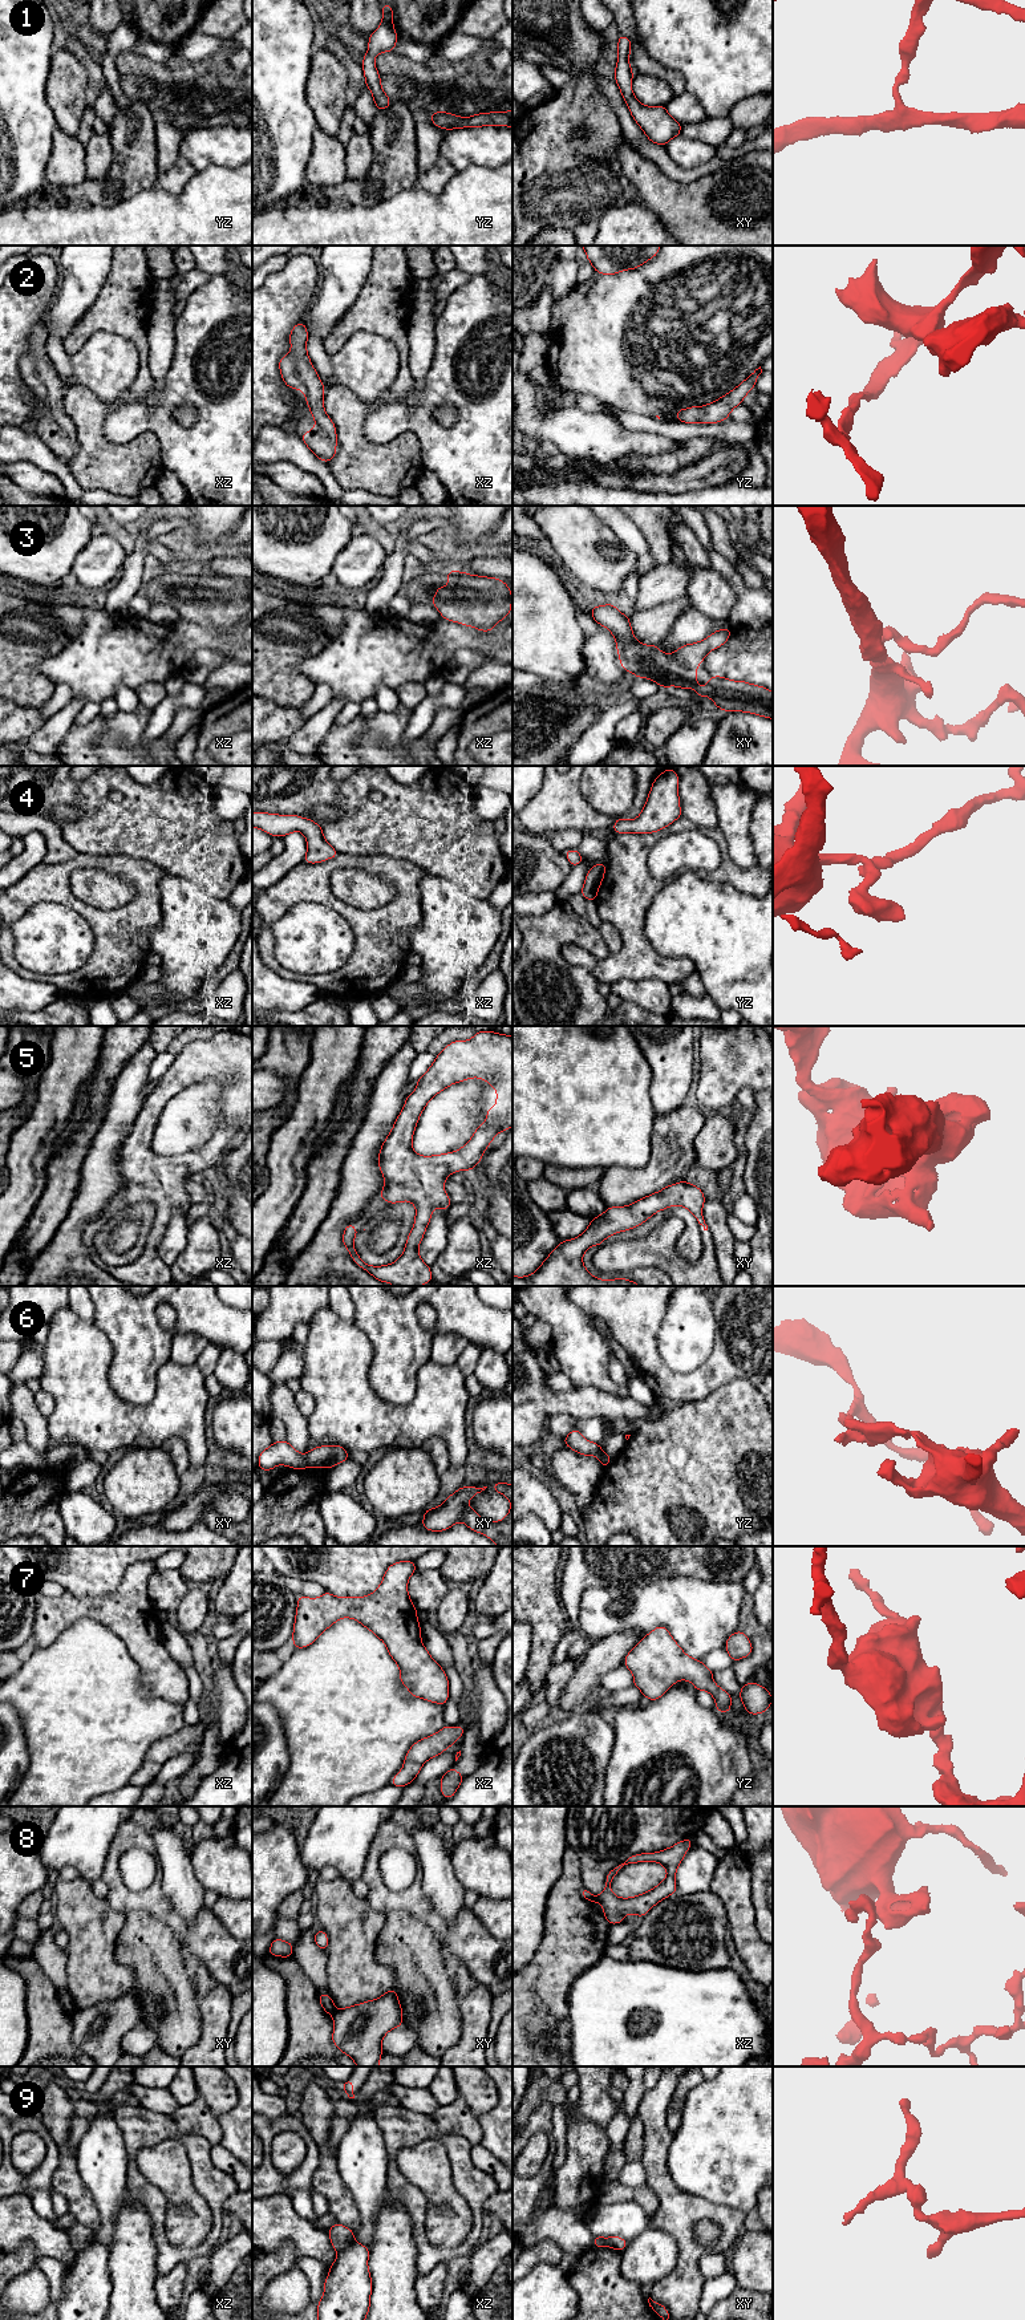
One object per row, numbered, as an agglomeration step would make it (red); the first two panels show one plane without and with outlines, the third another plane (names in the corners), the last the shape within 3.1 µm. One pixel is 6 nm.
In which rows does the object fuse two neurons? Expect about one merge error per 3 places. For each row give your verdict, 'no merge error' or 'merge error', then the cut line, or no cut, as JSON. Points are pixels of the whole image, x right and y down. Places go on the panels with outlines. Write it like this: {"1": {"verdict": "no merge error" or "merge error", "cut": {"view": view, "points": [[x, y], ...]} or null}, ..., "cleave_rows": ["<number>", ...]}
{"1": {"verdict": "no merge error", "cut": null}, "2": {"verdict": "no merge error", "cut": null}, "3": {"verdict": "no merge error", "cut": null}, "4": {"verdict": "no merge error", "cut": null}, "5": {"verdict": "no merge error", "cut": null}, "6": {"verdict": "merge error", "cut": {"view": "xy", "points": [[304, 1455], [308, 1465]]}}, "7": {"verdict": "no merge error", "cut": null}, "8": {"verdict": "merge error", "cut": {"view": "xy", "points": [[335, 2010], [332, 2015]]}}, "9": {"verdict": "merge error", "cut": {"view": "xz", "points": [[353, 2241], [339, 2252]]}}, "cleave_rows": ["6", "8", "9"]}

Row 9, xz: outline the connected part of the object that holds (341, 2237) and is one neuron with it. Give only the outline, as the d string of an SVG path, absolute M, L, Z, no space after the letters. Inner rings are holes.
M335 2222L335 2224L327 2231L332 2242L332 2247L340 2252L355 2242L355 2232Z

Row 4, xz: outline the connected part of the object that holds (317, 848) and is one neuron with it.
M252 812L252 827L271 836L285 836L300 831L307 840L304 861L309 864L321 863L337 856L337 851L325 840L323 828L313 820L297 815L277 815L267 812Z

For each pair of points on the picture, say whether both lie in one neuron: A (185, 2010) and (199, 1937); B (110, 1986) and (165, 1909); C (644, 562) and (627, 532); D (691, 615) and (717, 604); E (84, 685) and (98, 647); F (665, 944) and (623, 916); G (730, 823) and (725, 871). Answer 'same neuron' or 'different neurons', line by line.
A: different neurons
B: different neurons
C: same neuron
D: different neurons
E: same neuron
F: different neurons
G: different neurons

